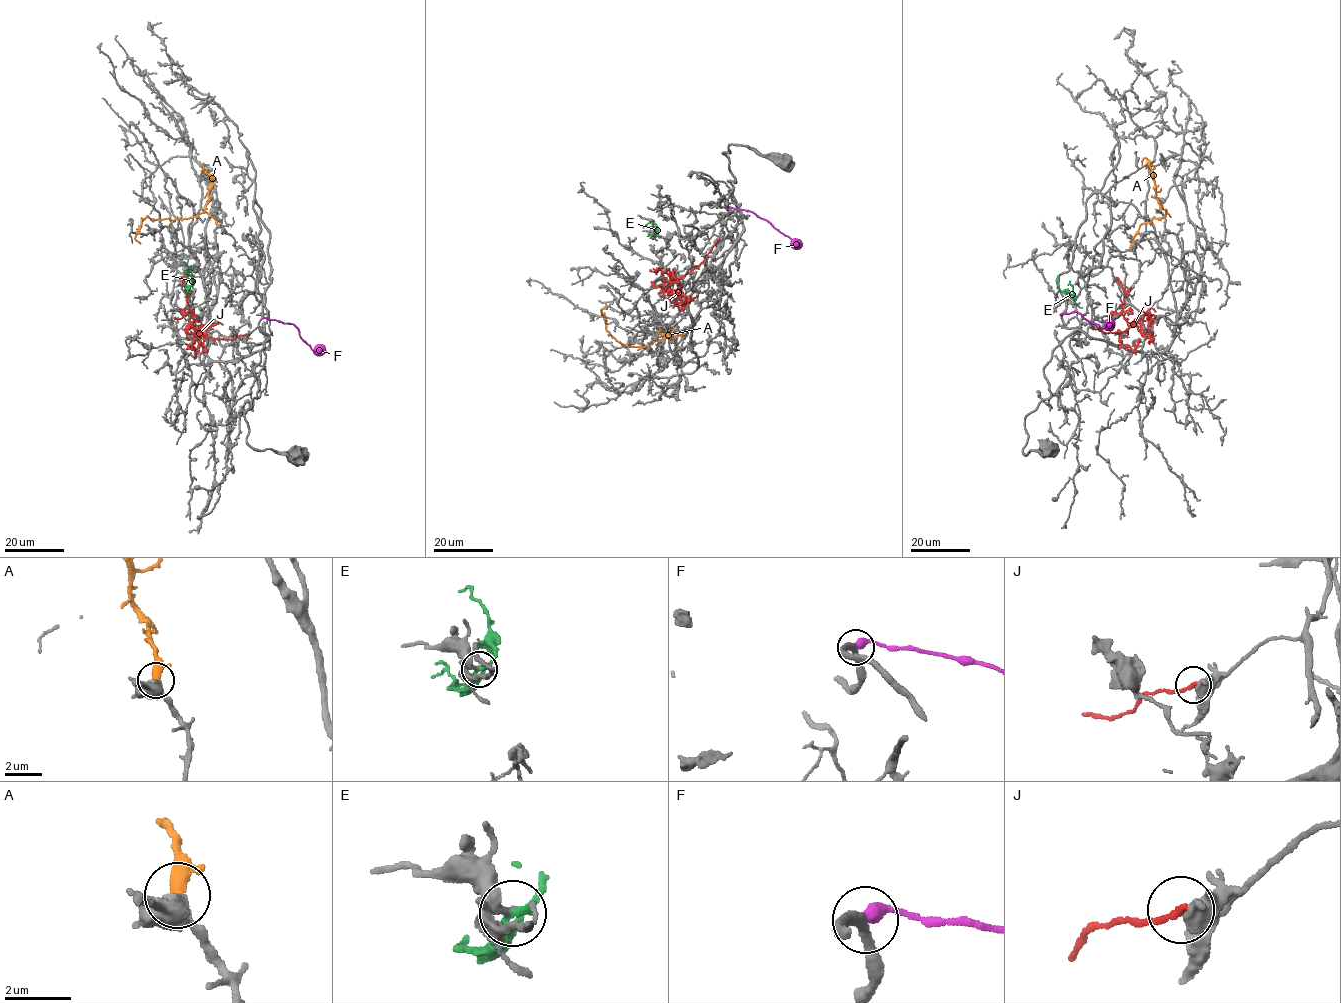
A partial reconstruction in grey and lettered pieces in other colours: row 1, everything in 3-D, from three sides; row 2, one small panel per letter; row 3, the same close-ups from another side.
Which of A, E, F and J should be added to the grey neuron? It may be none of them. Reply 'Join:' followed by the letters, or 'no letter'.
Join: A

